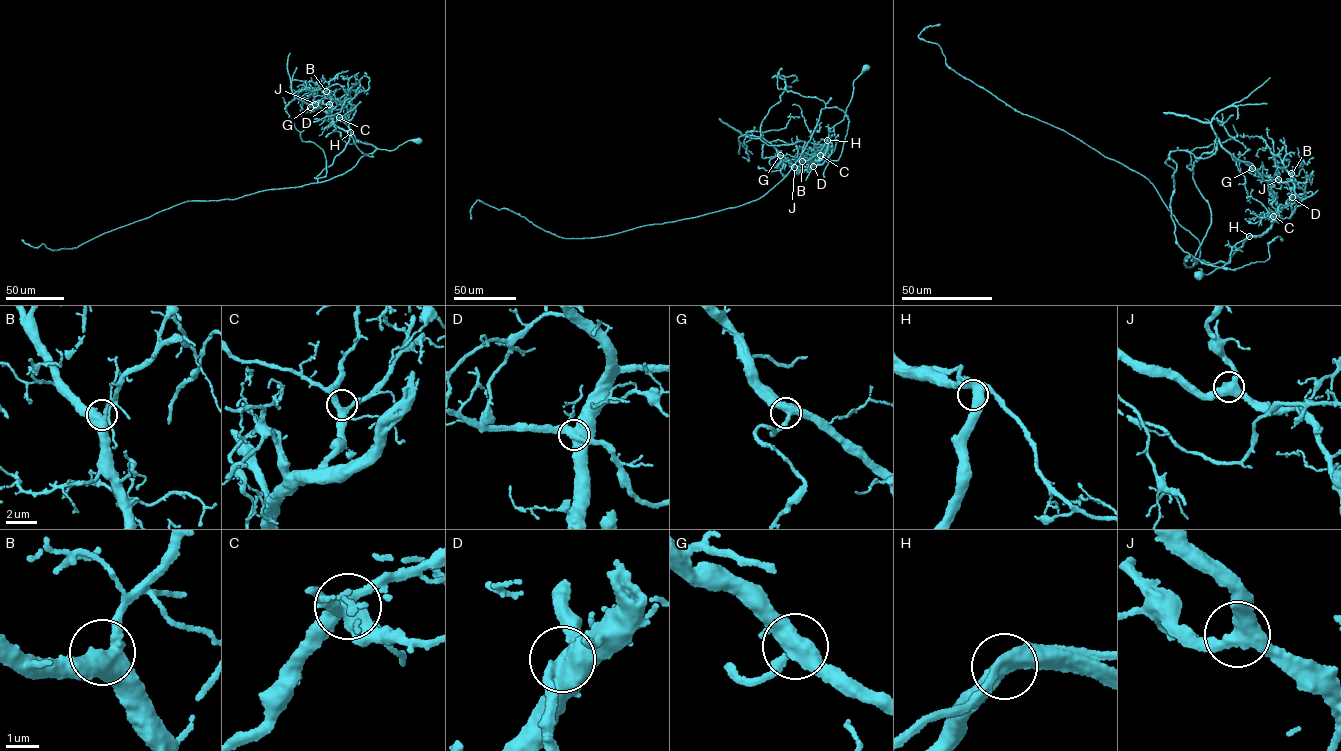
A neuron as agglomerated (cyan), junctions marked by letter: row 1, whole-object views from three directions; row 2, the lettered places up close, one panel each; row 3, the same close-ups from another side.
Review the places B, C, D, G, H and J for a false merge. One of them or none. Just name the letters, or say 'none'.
D

